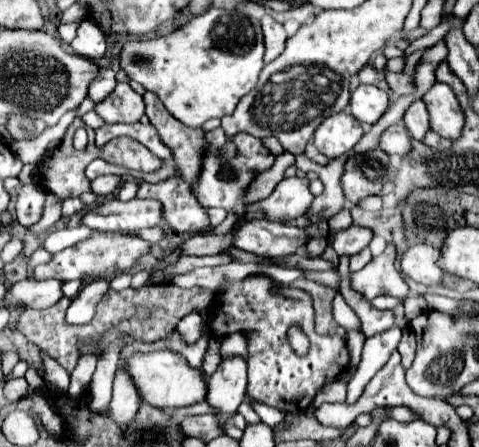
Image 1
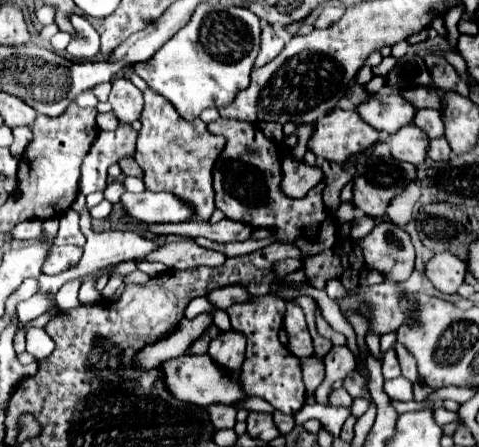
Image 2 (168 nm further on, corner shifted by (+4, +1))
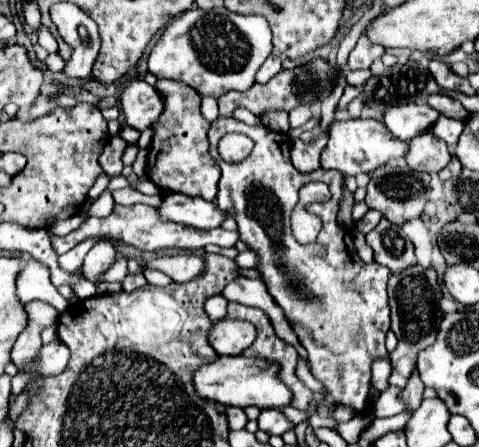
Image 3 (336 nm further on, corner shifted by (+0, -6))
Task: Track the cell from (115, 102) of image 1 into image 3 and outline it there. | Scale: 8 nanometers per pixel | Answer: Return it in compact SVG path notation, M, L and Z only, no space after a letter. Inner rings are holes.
M133 80L123 88L121 110L127 126L145 130L163 114L163 96L159 96L157 88L149 86L145 80Z

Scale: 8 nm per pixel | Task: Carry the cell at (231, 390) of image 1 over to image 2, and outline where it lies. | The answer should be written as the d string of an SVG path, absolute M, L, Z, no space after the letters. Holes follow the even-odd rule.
M233 329L227 333L221 331L209 343L209 355L233 379L239 375L239 369L243 365L243 353L245 353L245 337L243 333Z

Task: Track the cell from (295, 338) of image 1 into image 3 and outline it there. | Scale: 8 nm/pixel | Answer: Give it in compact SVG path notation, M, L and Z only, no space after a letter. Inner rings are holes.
M219 116L211 122L208 140L209 153L221 166L217 206L235 218L241 240L259 258L255 268L267 292L275 298L277 306L281 306L287 322L307 350L311 374L327 392L317 408L341 404L351 408L353 416L367 412L371 408L371 364L387 356L385 332L389 330L389 304L385 288L391 272L375 262L365 264L353 248L351 234L337 222L339 202L343 198L343 174L323 168L299 172L289 156L291 138L263 124L247 126L233 118ZM227 132L247 134L255 142L251 156L239 164L227 164L219 158L217 142ZM311 180L325 182L331 190L331 198L305 206L307 212L321 216L323 228L315 242L299 244L291 232L291 212L299 202L299 188Z

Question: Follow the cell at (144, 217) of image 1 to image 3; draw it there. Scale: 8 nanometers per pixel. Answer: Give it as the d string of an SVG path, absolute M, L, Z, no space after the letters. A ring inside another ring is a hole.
M169 194L163 200L163 206L159 208L159 214L163 220L181 222L185 226L193 228L219 228L225 218L229 218L225 212L217 208L217 204L207 202L203 198L191 198L183 194Z

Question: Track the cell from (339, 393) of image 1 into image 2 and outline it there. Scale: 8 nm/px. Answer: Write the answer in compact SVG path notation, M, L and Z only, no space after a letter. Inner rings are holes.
M333 389L331 395L329 395L329 403L331 405L345 405L345 407L351 407L351 395L345 391L345 389Z

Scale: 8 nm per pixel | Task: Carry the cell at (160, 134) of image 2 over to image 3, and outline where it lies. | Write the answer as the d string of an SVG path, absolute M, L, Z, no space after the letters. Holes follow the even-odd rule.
M157 80L157 90L165 98L165 112L153 124L155 136L149 150L147 176L163 192L171 190L187 196L201 196L213 202L217 196L217 182L221 172L217 162L209 154L209 122L199 112L201 96L199 92L195 92L195 88L179 84L179 80Z

